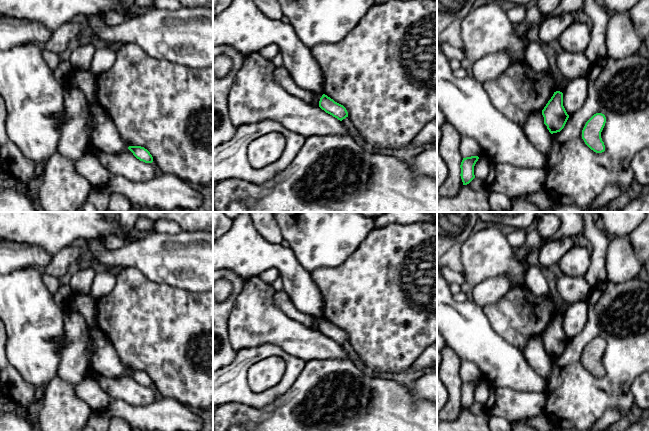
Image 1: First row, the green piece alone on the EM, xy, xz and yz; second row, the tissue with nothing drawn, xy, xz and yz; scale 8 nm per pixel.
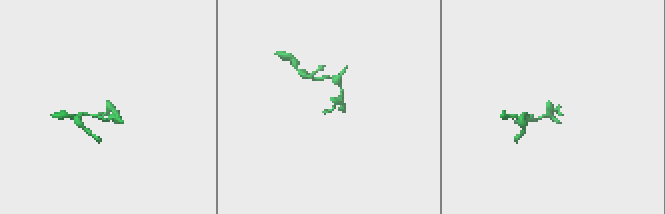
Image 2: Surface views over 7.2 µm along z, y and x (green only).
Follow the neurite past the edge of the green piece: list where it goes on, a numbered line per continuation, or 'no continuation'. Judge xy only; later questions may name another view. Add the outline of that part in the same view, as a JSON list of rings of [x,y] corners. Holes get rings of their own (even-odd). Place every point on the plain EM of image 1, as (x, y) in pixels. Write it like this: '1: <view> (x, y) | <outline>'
no continuation

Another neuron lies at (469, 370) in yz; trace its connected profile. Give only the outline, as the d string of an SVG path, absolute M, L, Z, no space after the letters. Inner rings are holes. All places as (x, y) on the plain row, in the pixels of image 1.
M464 360L460 365L460 377L463 382L479 380L482 378L482 372L475 362Z

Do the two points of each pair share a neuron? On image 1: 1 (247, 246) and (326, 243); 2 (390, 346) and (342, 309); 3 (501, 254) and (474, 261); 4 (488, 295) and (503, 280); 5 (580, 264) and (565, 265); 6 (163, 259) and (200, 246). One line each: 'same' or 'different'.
1: different
2: same
3: same
4: same
5: same
6: same

